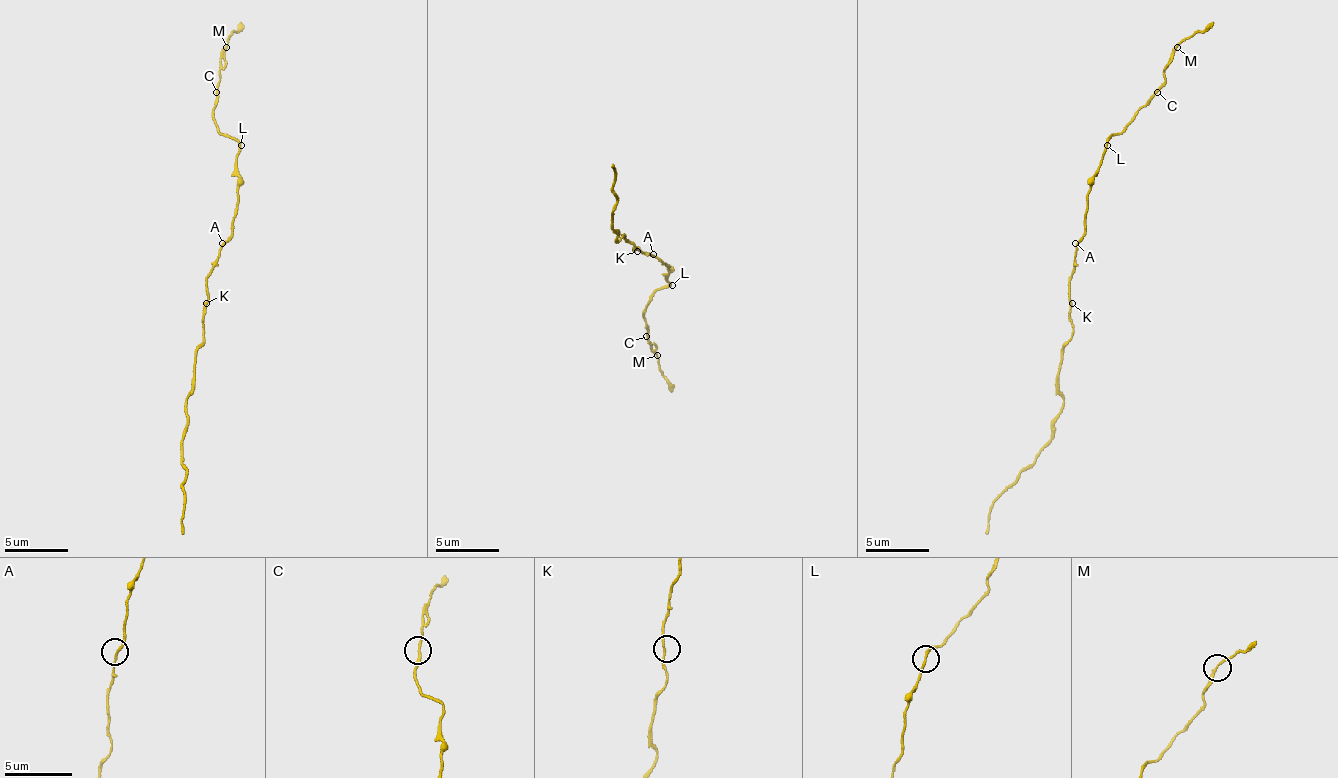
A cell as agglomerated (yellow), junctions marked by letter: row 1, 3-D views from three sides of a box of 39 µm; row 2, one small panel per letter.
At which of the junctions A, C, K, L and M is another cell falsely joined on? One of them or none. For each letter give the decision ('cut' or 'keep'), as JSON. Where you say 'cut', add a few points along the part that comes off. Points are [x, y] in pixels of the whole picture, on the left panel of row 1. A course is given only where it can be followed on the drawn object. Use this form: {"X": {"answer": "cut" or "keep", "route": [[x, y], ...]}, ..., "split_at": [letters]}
{"A": {"answer": "keep"}, "C": {"answer": "keep"}, "K": {"answer": "keep"}, "L": {"answer": "keep"}, "M": {"answer": "cut", "route": [[225, 47], [241, 22]]}, "split_at": ["M"]}

